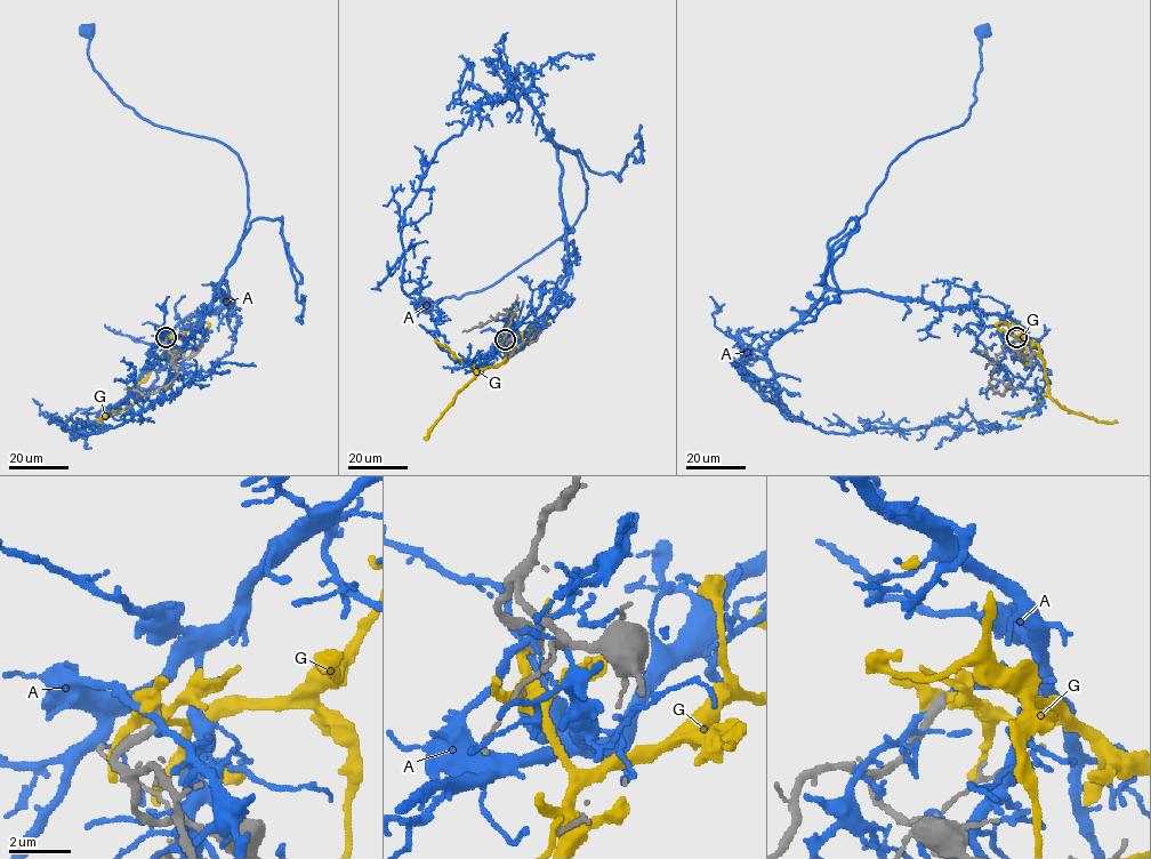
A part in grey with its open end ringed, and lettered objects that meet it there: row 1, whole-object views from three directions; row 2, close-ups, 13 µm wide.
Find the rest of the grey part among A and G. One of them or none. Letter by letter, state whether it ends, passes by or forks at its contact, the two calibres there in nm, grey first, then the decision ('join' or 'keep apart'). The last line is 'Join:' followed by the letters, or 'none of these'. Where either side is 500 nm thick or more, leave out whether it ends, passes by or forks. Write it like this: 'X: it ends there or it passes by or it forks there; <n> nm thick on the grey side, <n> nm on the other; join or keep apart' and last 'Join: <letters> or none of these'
A: it forks there; 440 nm thick on the grey side, 190 nm on the other; keep apart
G: it passes by; 380 nm thick on the grey side, 400 nm on the other; keep apart
Join: none of these

